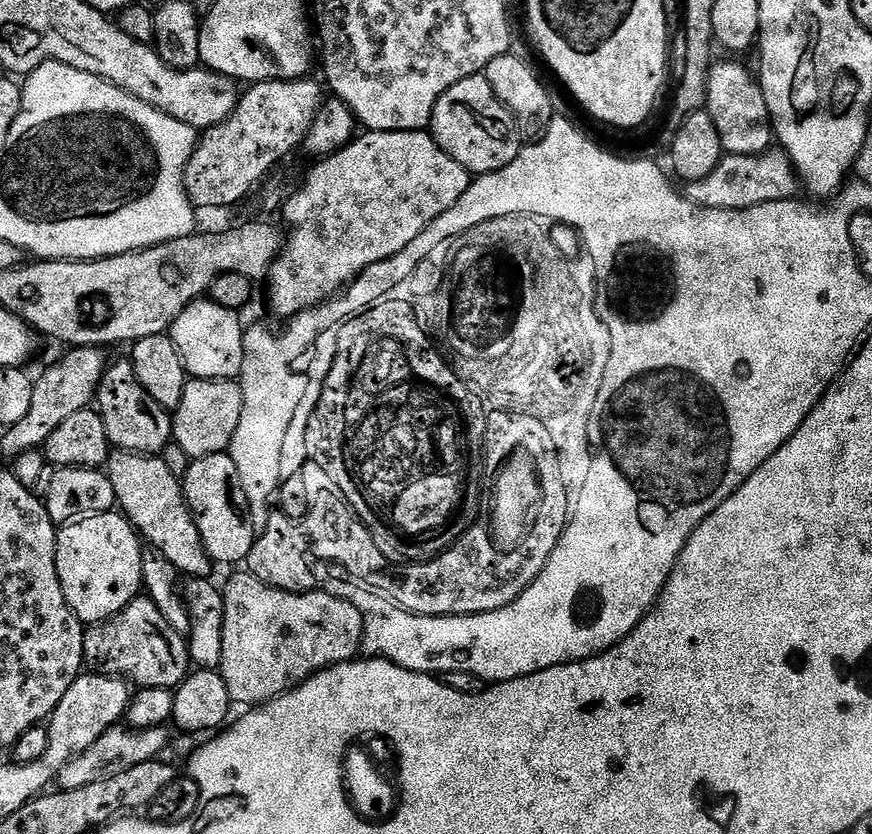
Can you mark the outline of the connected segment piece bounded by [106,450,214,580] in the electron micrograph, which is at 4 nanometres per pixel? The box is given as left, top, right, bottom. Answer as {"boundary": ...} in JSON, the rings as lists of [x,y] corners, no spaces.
{"boundary":[[[113,451],[108,457],[106,471],[110,478],[110,486],[114,486],[114,494],[119,511],[132,523],[132,527],[145,541],[153,544],[155,551],[164,556],[176,568],[181,577],[193,580],[207,580],[213,574],[214,561],[208,557],[206,546],[202,542],[202,534],[198,534],[198,526],[192,517],[192,511],[184,497],[184,486],[181,477],[170,474],[166,462],[159,455],[143,456],[137,452]]]}

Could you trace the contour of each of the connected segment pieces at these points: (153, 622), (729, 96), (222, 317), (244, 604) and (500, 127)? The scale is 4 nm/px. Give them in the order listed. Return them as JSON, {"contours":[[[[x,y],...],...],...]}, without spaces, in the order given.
{"contours":[[[[147,598],[131,600],[120,615],[102,624],[91,625],[85,631],[84,662],[89,673],[119,676],[140,688],[175,690],[190,671],[185,633],[174,630],[174,626],[162,618],[162,610]]],[[[728,58],[732,60],[724,60],[713,63],[710,74],[706,77],[708,85],[708,102],[706,110],[710,114],[710,118],[714,118],[714,126],[718,126],[718,138],[722,142],[725,153],[730,156],[738,154],[746,154],[747,156],[757,156],[763,152],[769,151],[774,144],[774,133],[772,130],[772,119],[770,118],[770,110],[766,106],[766,94],[762,90],[757,73],[752,72],[744,64],[739,64],[739,59]]],[[[210,298],[195,300],[172,324],[170,335],[178,354],[182,358],[182,366],[189,377],[194,380],[236,380],[242,370],[244,357],[245,325],[240,325],[240,312],[226,310],[226,306],[218,306]]],[[[236,570],[228,580],[228,585],[223,585],[224,594],[224,630],[222,636],[222,662],[218,669],[221,678],[226,682],[226,690],[230,690],[230,698],[233,705],[248,704],[244,706],[259,706],[267,704],[270,700],[277,700],[290,688],[296,688],[304,680],[309,680],[315,672],[320,672],[323,668],[332,668],[335,664],[345,664],[347,660],[355,660],[361,655],[364,642],[364,619],[354,606],[351,600],[343,595],[331,596],[328,592],[313,590],[311,592],[287,592],[286,590],[271,588],[266,582],[262,582],[258,577],[252,575],[247,570]]],[[[484,75],[462,78],[438,98],[434,106],[430,131],[454,162],[458,162],[469,174],[485,176],[488,172],[502,170],[502,166],[510,166],[514,158],[518,158],[522,147],[520,128],[516,125],[516,117],[494,94],[494,86]]]]}

